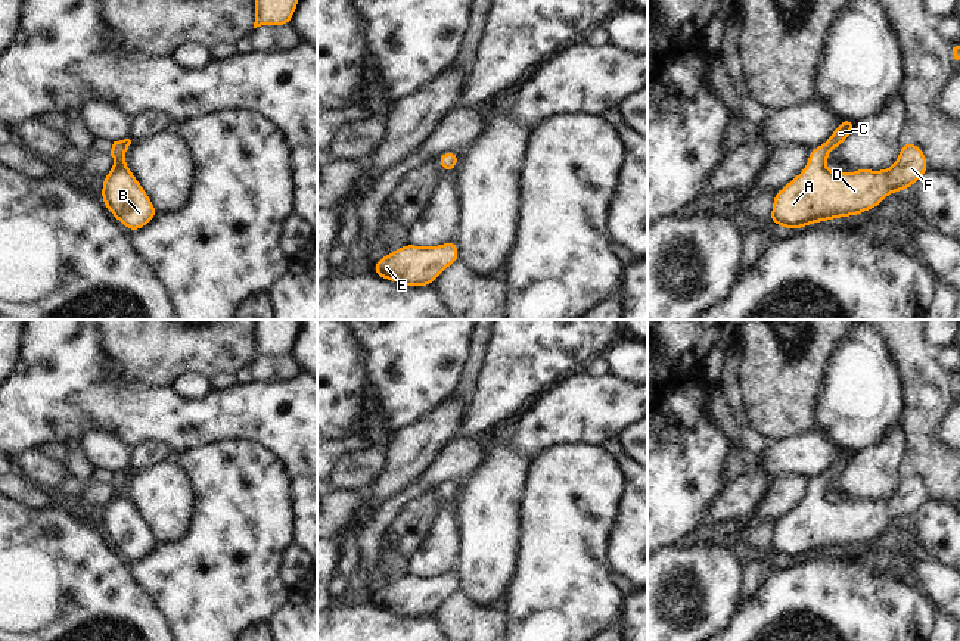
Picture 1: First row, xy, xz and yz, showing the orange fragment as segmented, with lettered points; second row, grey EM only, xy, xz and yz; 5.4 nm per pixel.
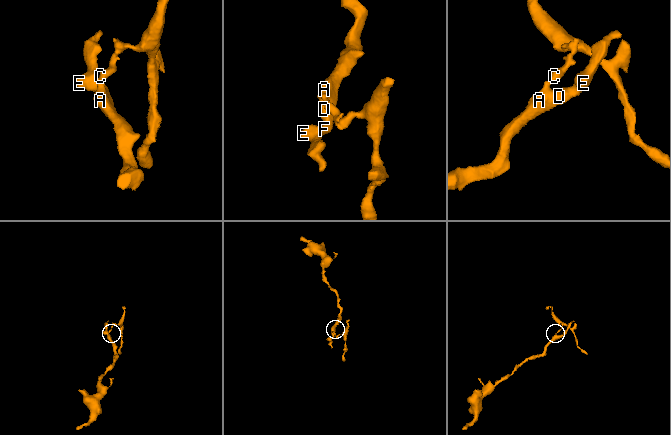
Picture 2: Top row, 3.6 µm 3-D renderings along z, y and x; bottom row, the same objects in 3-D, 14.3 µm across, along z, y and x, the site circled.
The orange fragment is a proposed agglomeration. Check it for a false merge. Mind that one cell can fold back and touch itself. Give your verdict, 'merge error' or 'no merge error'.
no merge error

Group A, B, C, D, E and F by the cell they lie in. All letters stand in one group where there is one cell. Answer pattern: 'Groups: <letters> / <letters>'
Groups: A B C D E F

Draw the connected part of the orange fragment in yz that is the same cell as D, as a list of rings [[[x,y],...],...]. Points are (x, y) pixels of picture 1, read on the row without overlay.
[[[844,448],[830,467],[810,480],[807,497],[774,525],[770,551],[787,560],[807,558],[811,553],[861,545],[877,538],[891,522],[913,517],[929,500],[922,477],[905,472],[891,498],[832,502],[826,492],[832,479],[845,473],[855,451]]]

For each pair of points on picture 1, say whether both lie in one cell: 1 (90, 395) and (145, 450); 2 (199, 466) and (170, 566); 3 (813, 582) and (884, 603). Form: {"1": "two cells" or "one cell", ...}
{"1": "two cells", "2": "one cell", "3": "one cell"}

